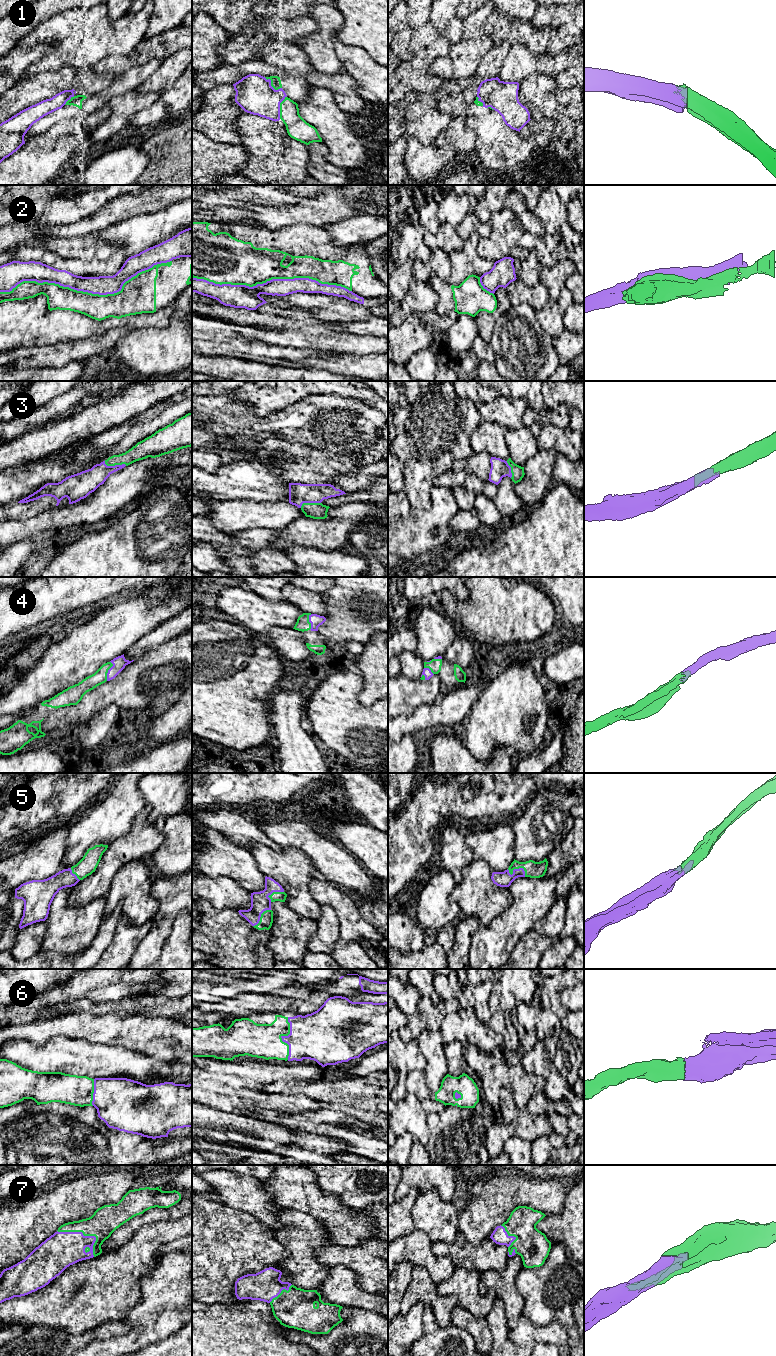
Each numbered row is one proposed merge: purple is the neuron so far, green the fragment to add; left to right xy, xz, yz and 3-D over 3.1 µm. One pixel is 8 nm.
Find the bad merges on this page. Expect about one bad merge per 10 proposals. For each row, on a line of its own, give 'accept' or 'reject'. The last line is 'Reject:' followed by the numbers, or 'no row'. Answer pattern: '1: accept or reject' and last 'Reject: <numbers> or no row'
1: accept
2: reject
3: accept
4: accept
5: accept
6: accept
7: accept
Reject: 2

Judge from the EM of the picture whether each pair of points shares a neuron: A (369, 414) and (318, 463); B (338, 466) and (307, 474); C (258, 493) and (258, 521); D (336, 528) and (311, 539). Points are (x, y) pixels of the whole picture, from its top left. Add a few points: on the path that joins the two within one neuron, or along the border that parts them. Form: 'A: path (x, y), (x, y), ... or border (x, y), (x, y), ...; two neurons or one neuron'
A: border (310, 447), (322, 449), (329, 455), (350, 458); two neurons
B: path (330, 466), (315, 469); one neuron
C: border (235, 499), (282, 501); two neurons
D: path (330, 534), (317, 534); one neuron

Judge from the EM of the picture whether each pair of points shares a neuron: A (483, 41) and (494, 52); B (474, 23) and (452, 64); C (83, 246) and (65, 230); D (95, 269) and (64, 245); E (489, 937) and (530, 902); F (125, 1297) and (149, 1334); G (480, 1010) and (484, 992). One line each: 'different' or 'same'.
A: different
B: same
C: different
D: different
E: same
F: different
G: same

